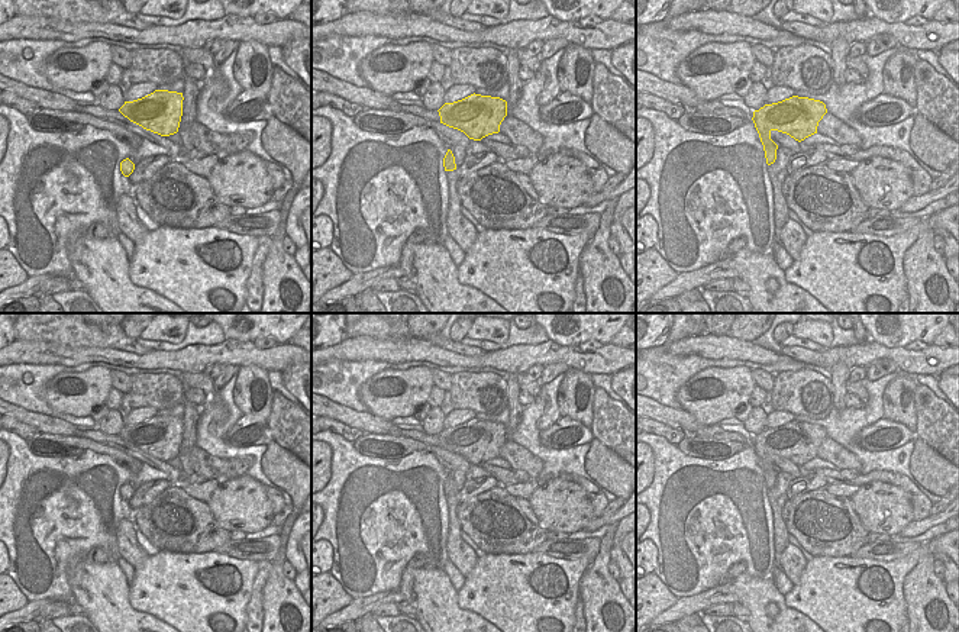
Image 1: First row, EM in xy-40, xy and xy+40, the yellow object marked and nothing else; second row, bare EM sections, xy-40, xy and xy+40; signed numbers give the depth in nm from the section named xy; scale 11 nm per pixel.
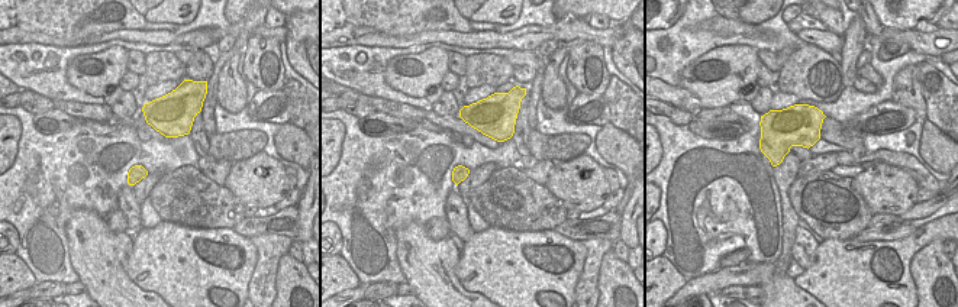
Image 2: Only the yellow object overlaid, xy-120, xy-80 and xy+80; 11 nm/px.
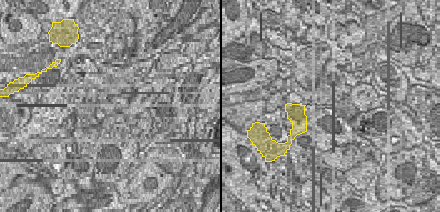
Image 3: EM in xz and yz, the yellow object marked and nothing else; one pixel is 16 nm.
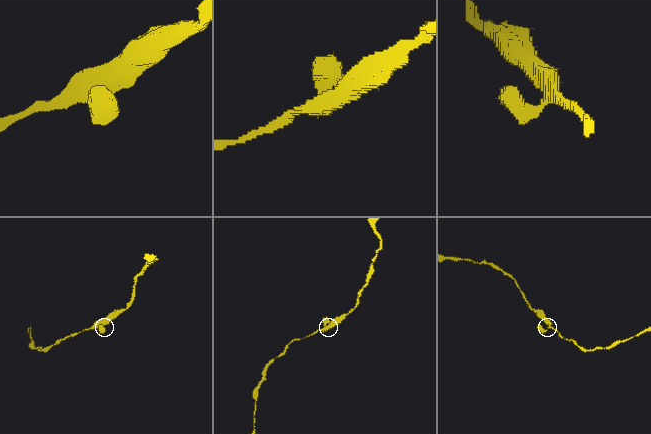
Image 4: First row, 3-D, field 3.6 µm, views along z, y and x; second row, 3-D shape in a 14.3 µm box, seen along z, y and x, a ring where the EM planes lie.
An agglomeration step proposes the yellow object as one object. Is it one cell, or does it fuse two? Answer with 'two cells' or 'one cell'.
one cell

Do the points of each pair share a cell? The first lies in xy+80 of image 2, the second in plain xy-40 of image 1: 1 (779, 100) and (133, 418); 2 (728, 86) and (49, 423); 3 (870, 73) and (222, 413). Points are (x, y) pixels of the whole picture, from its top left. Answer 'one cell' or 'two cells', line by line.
1: one cell
2: two cells
3: two cells

